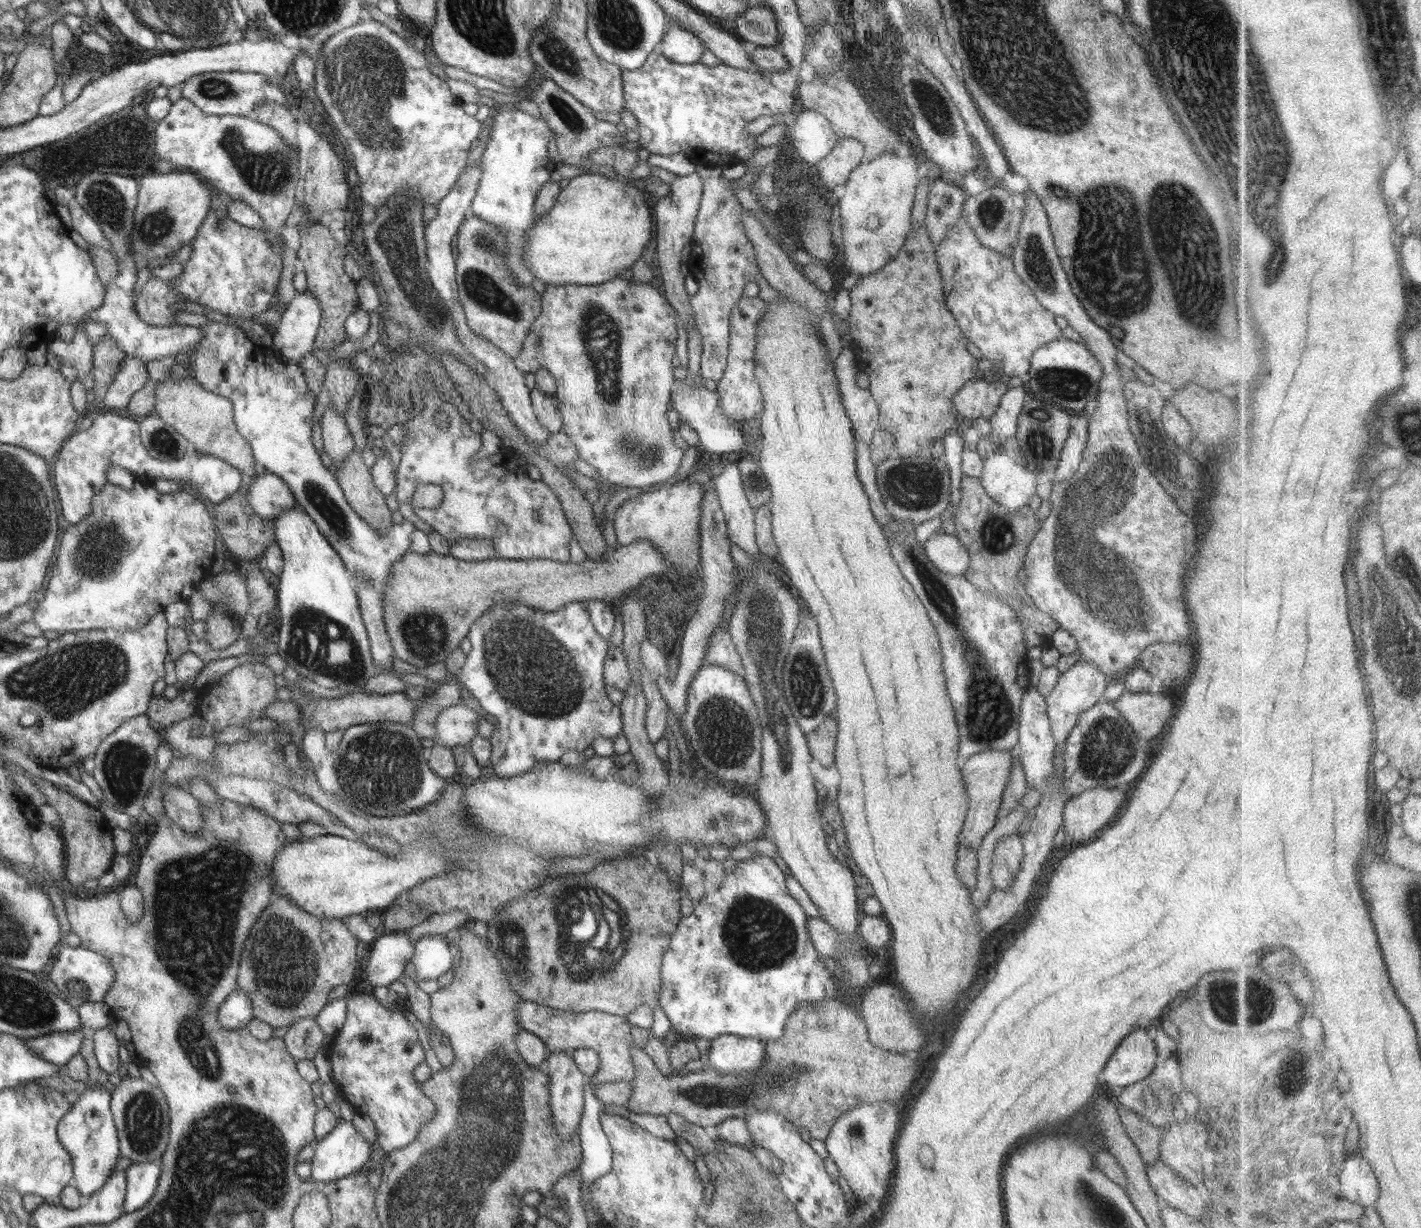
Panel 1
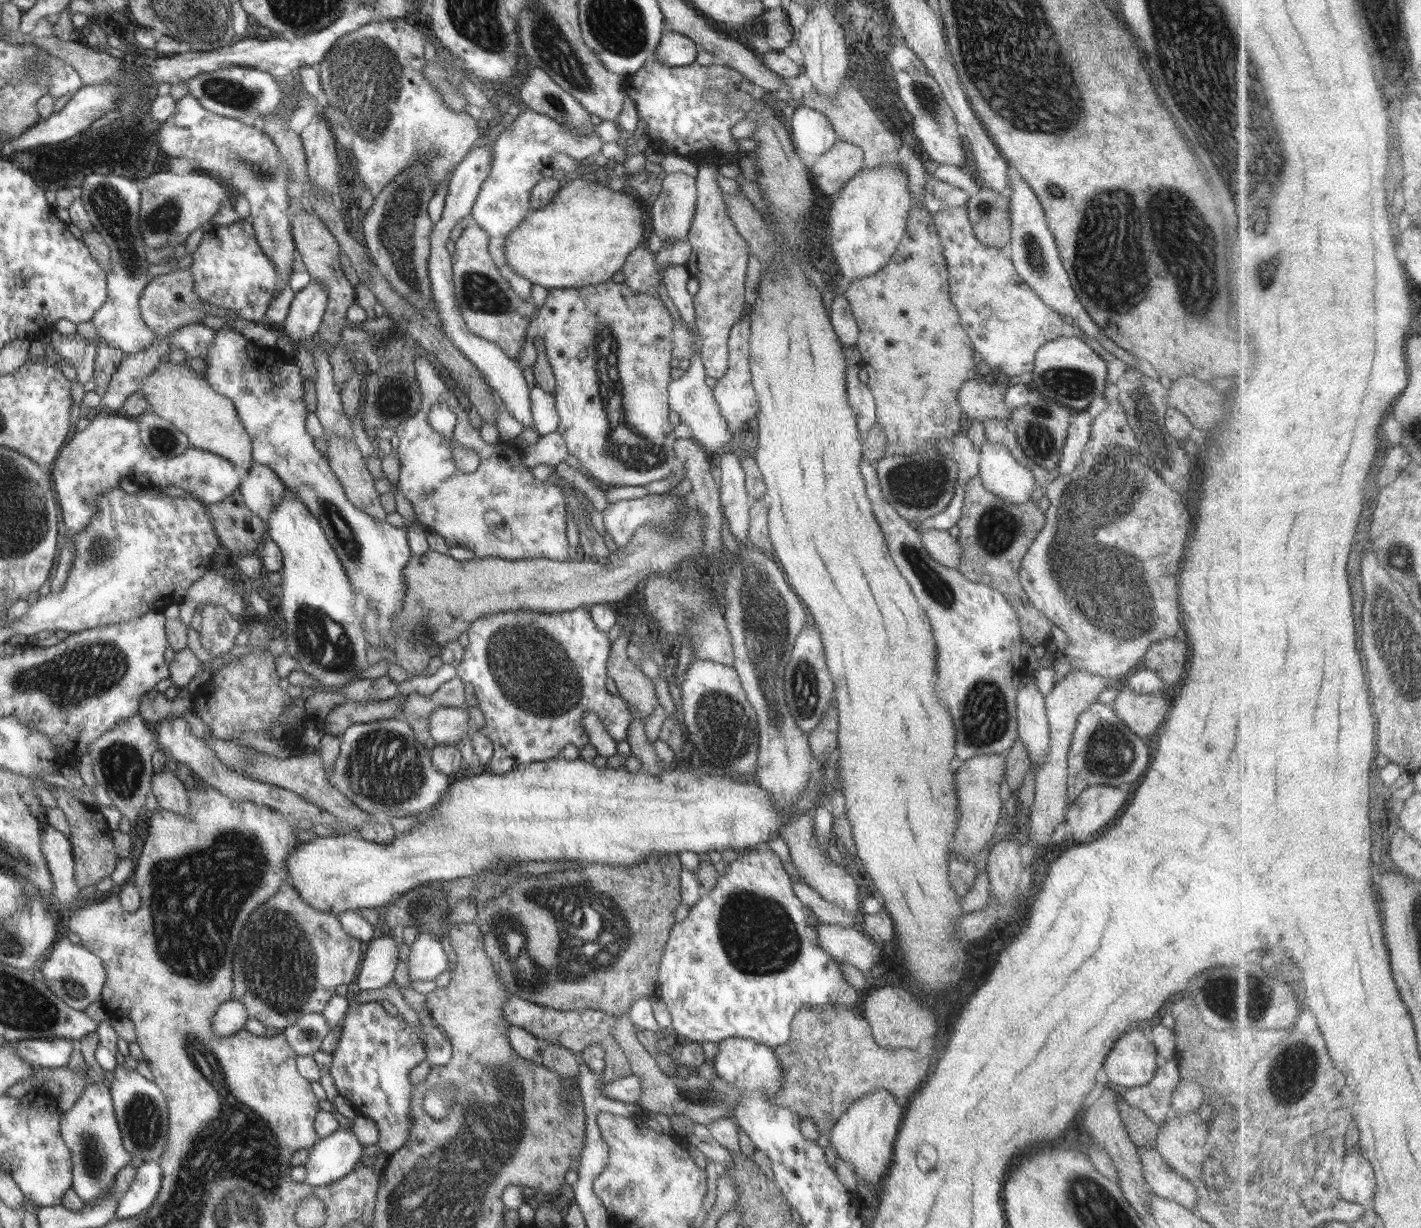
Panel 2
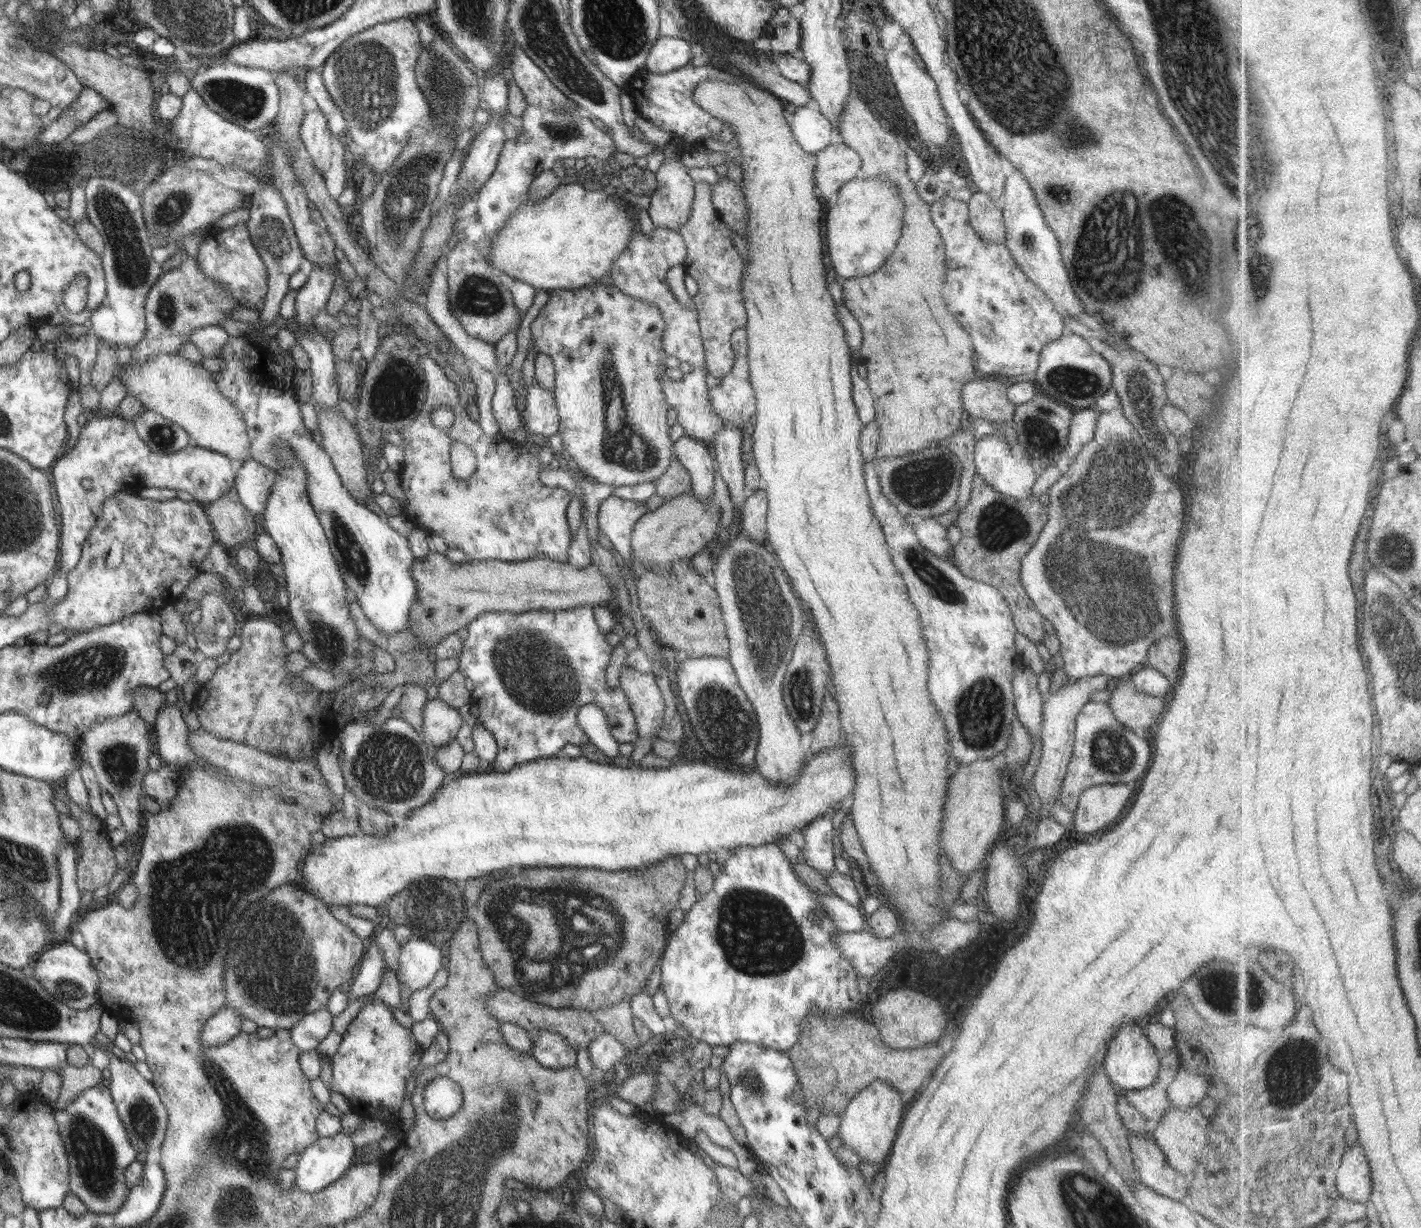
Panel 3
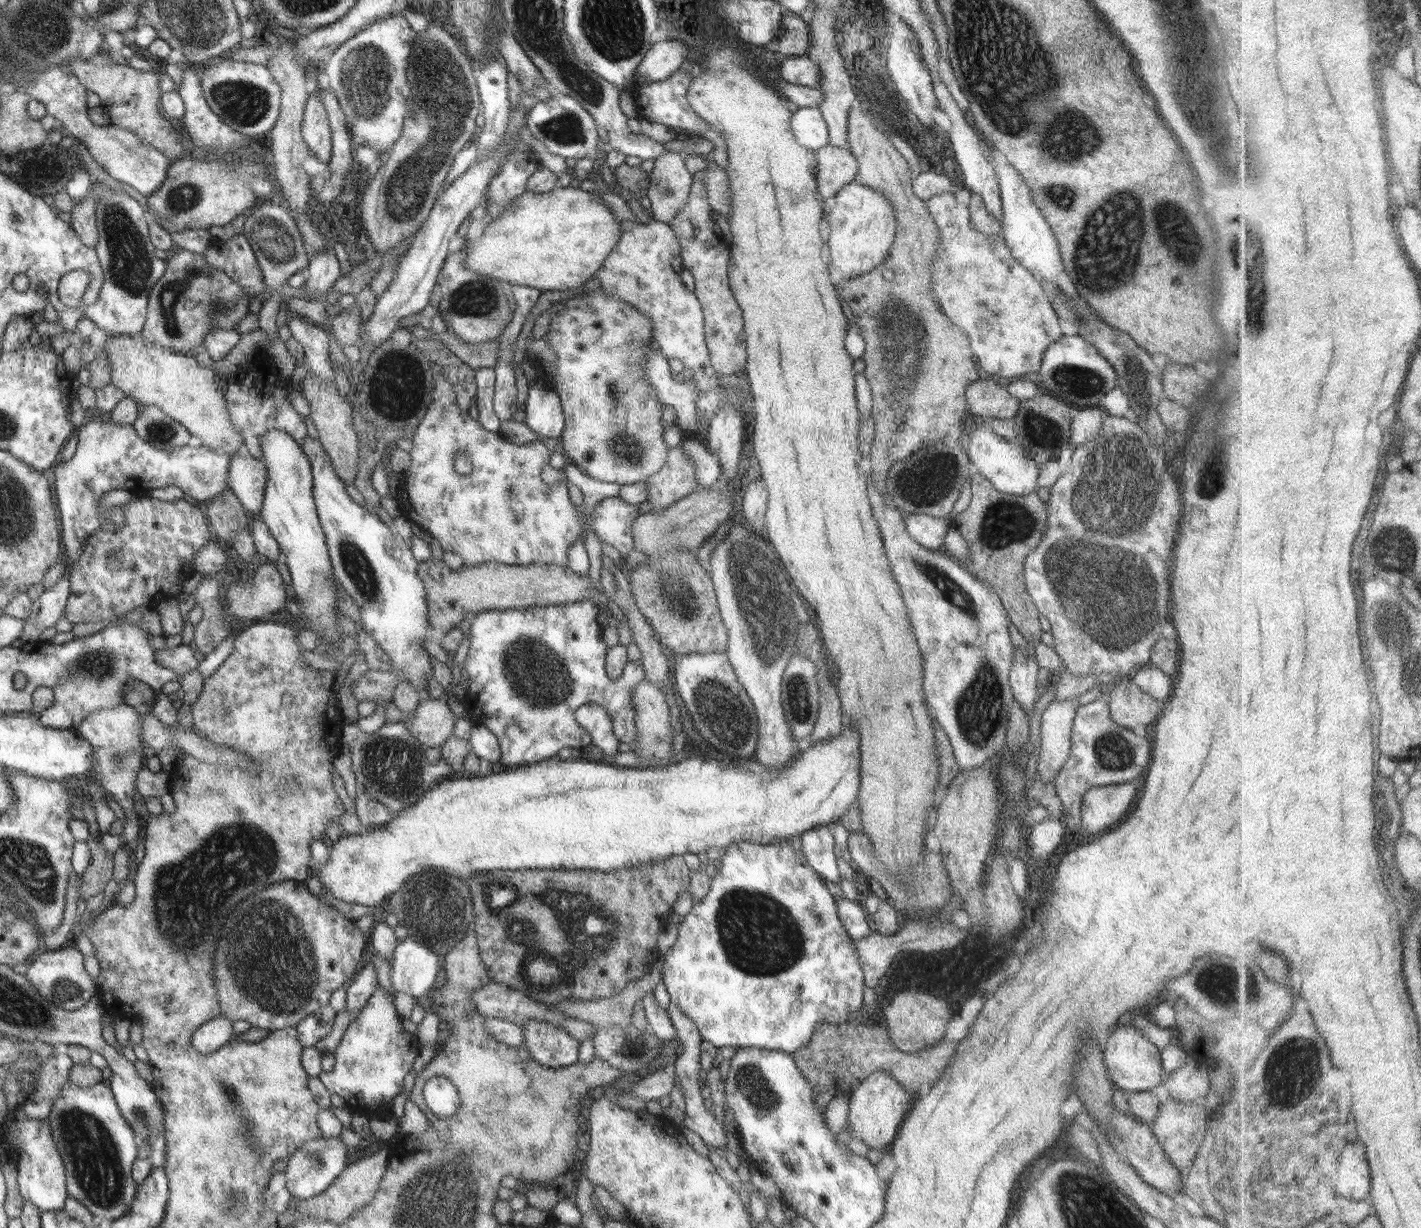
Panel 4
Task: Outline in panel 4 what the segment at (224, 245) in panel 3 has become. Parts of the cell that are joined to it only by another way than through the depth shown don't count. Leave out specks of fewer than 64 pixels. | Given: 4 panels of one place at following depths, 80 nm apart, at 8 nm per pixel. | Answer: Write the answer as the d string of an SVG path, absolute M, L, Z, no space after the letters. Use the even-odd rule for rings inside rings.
M244 233L225 241L216 238L203 255L210 266L223 270L235 280L249 294L249 298L267 290L257 255Z

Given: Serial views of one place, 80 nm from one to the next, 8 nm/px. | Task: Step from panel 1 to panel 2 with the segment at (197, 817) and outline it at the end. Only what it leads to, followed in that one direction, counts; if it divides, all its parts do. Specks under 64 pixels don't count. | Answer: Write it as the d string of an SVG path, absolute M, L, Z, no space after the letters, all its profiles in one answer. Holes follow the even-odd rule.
M172 767L159 773L158 777L153 778L152 783L152 793L162 809L187 816L189 794L184 784L175 776Z

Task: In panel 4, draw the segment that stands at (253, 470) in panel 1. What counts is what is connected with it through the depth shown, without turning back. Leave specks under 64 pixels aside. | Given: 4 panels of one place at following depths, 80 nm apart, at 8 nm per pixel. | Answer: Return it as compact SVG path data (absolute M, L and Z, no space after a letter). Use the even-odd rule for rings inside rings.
M140 333L133 334L133 336L126 336L125 334L106 335L108 339L102 351L107 352L110 363L110 383L123 390L126 397L137 400L142 406L157 406L170 418L174 418L182 424L191 435L198 436L202 440L202 446L208 449L229 456L244 450L245 438L234 426L228 400L219 391L218 383L216 383L217 374L213 370L200 367L193 356L178 354L176 351L164 348L161 344L145 342Z

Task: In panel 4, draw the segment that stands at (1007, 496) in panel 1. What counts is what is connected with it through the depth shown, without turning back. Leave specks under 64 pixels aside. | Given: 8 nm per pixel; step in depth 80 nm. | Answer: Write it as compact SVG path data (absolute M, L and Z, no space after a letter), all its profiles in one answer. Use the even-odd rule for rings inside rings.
M980 419L976 429L968 434L968 437L970 440L967 452L975 472L990 481L996 490L1011 496L1027 496L1037 491L1040 466L1028 456L1022 446L1016 446L1012 440L999 436L992 429L985 429Z

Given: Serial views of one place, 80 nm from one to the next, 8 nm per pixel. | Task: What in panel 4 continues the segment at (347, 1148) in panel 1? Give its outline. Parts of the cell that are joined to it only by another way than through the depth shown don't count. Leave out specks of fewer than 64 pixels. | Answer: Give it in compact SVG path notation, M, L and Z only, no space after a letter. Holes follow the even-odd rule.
M320 1137L305 1142L288 1160L285 1177L292 1197L309 1199L322 1194L346 1168L346 1146L340 1137Z

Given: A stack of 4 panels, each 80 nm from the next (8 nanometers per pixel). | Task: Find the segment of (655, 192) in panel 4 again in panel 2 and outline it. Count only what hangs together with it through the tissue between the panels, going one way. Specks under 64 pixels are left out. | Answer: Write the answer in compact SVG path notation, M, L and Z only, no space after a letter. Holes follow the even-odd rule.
M674 172L662 180L662 192L650 203L653 231L663 242L686 239L698 198L696 177Z

